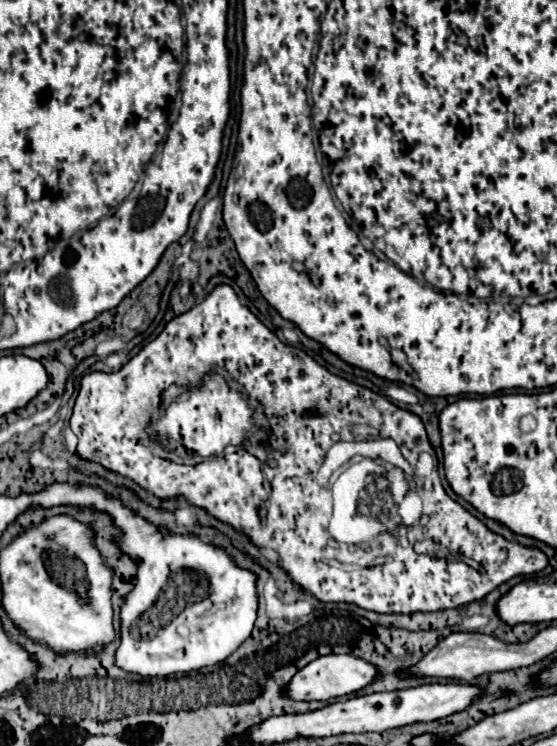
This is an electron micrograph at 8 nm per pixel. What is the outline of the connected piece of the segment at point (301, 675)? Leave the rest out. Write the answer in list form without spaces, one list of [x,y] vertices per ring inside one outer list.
[[[326,655],[326,657],[318,657],[316,661],[308,663],[304,669],[300,669],[294,675],[294,679],[290,681],[286,693],[288,693],[288,697],[292,697],[296,701],[328,701],[334,697],[356,693],[356,691],[372,685],[378,677],[380,677],[380,673],[378,673],[376,665],[372,665],[360,657]]]

